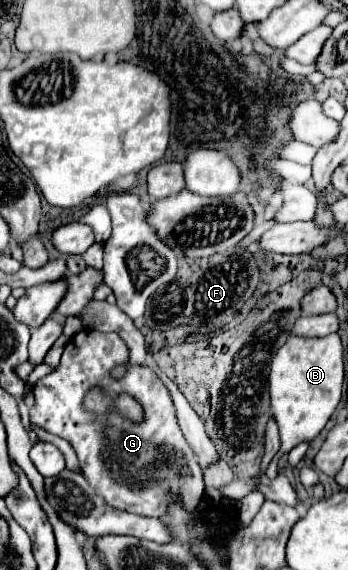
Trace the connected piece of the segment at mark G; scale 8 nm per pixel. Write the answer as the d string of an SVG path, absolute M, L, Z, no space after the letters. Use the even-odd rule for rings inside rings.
M81 329L67 343L59 367L33 385L35 407L29 411L31 421L41 425L45 431L49 431L53 435L67 439L73 445L85 479L89 479L91 487L97 489L99 495L111 507L127 511L127 513L135 513L135 515L145 515L145 517L165 517L167 507L171 503L179 501L185 511L193 511L205 493L203 471L197 463L197 455L193 453L191 445L185 441L185 437L181 433L173 399L171 399L167 387L163 385L163 381L159 381L159 377L155 377L155 373L151 373L151 369L147 369L147 367L141 367L141 365L129 367L123 379L119 379L119 381L113 379L111 369L115 365L121 365L127 361L129 361L129 347L117 333L95 333L91 329ZM95 387L101 389L103 393L107 393L109 397L119 397L123 393L135 397L135 401L141 403L143 419L139 423L135 423L135 421L127 419L119 409L105 411L105 413L87 411L83 405L83 397L87 391L95 389Z

